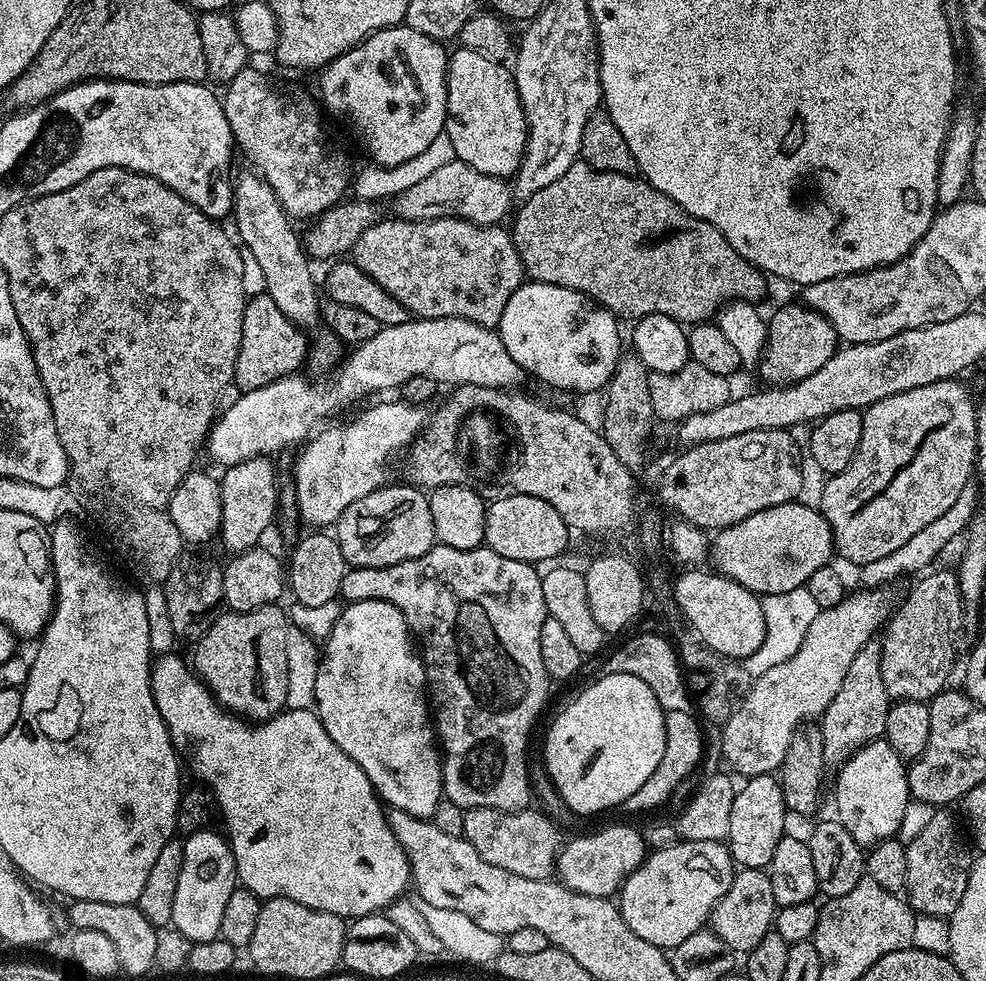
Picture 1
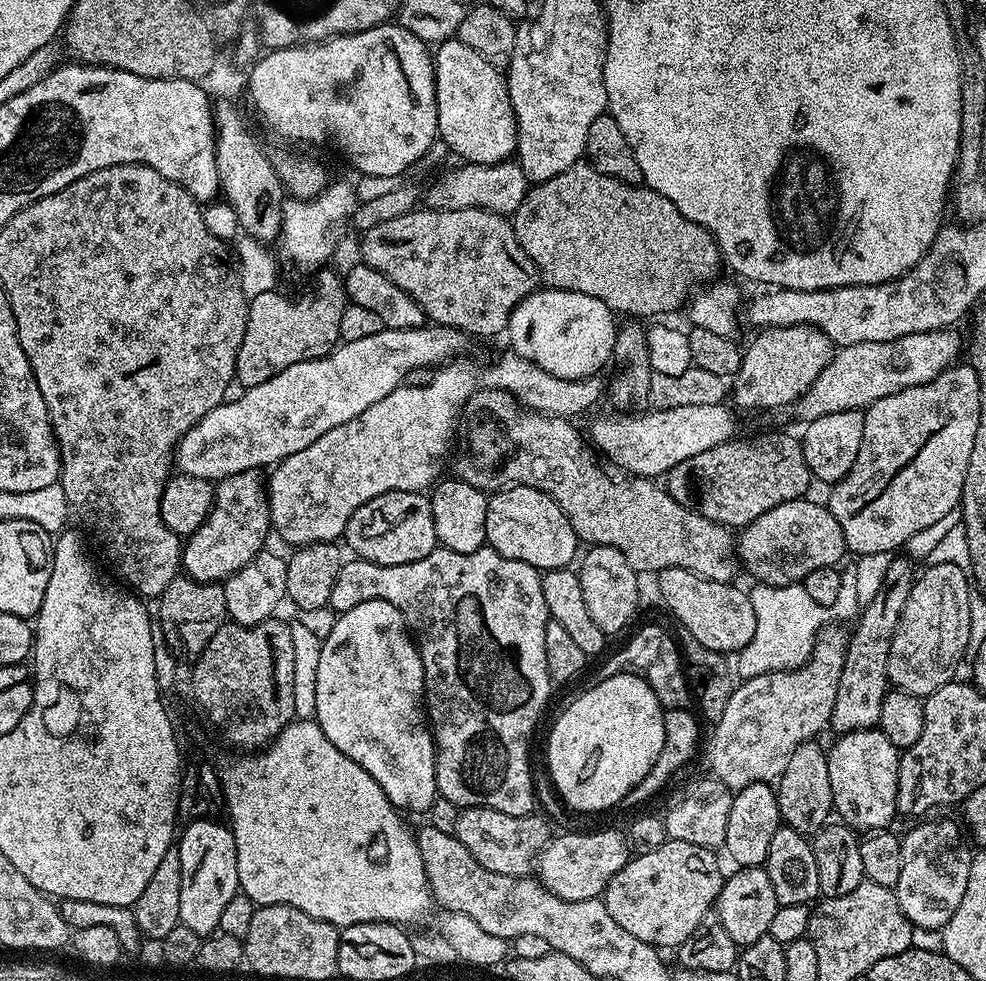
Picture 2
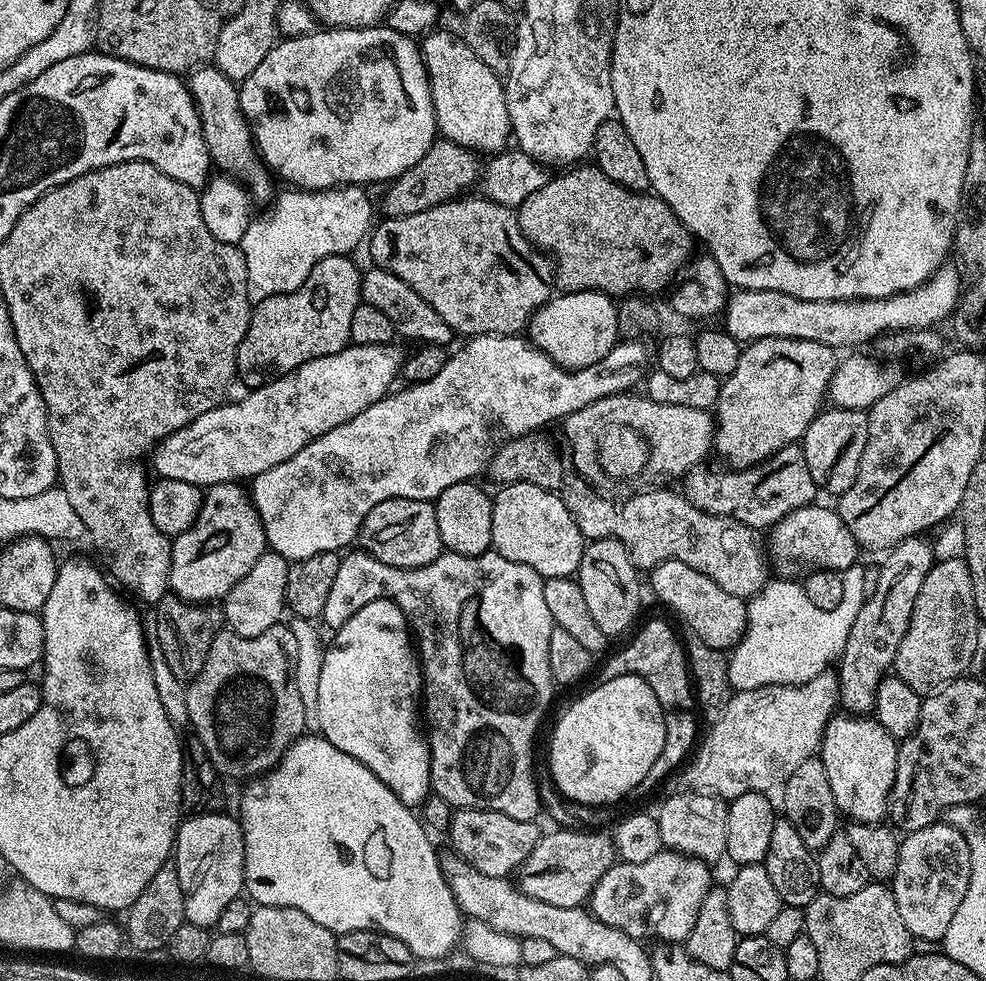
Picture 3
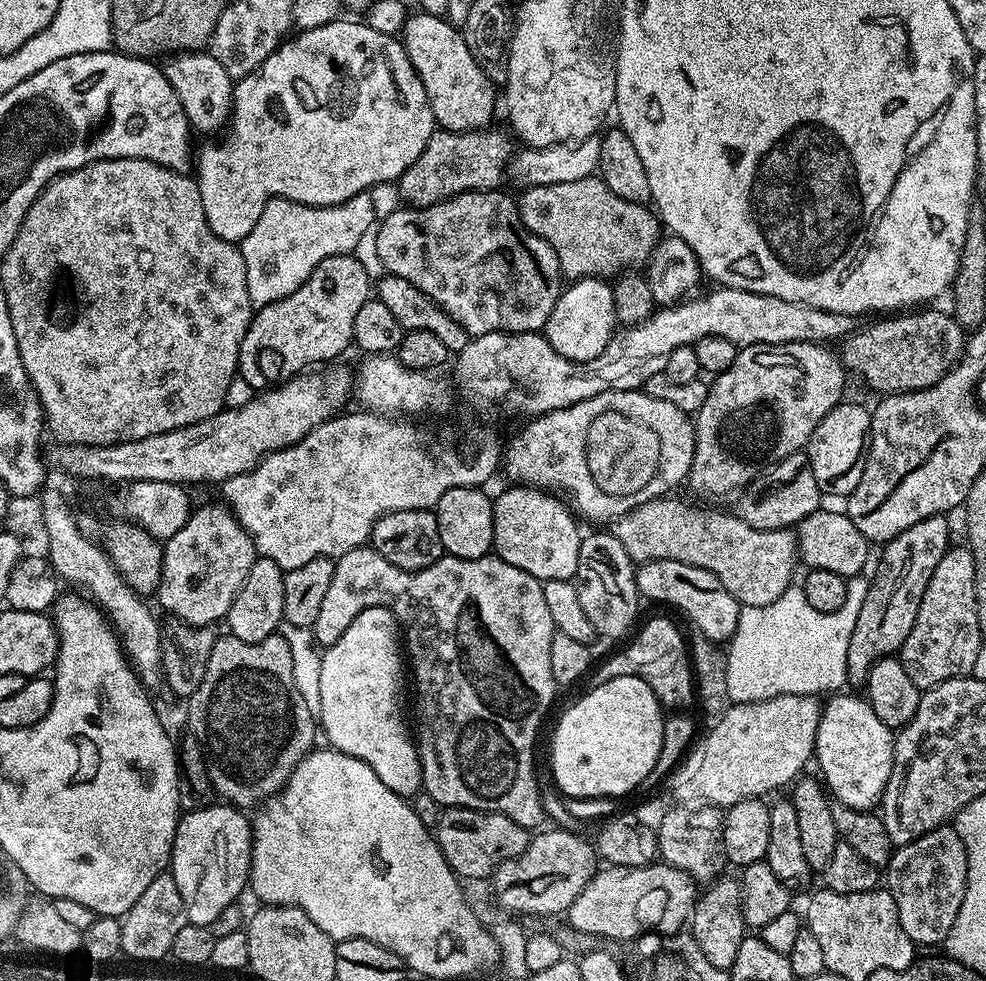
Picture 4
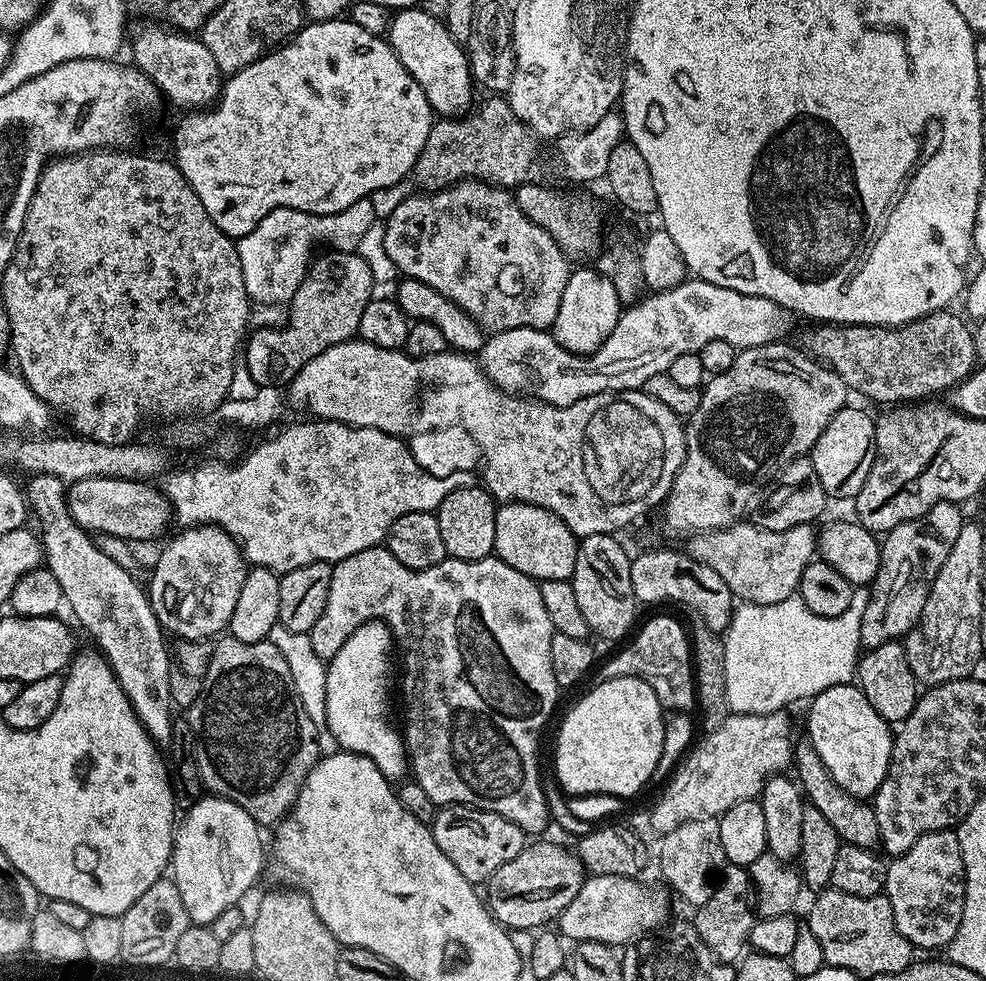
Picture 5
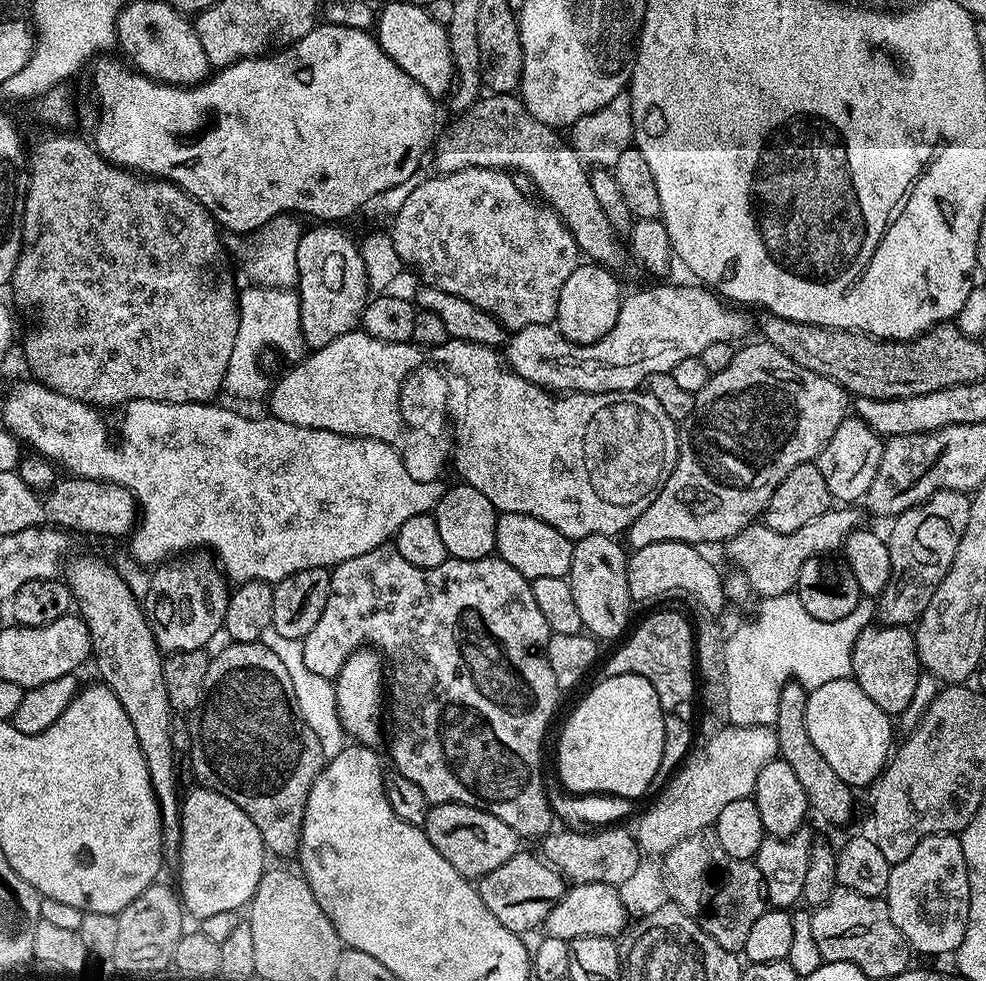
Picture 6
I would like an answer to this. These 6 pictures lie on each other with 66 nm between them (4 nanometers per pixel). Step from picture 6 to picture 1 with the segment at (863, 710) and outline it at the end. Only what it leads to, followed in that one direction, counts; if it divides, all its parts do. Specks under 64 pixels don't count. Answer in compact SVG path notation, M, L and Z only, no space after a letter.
M881 738L862 746L847 760L839 765L836 776L836 812L835 819L840 821L846 830L850 830L850 838L858 842L861 848L871 849L873 844L880 844L884 840L893 839L897 835L899 827L902 826L903 814L910 801L908 795L908 770L905 761L901 760L899 754Z

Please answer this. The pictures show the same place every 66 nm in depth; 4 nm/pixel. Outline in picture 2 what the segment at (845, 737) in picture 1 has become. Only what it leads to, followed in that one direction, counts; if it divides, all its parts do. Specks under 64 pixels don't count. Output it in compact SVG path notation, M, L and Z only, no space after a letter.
M893 559L889 563L883 586L863 605L854 624L856 629L851 629L846 662L842 662L842 678L838 678L838 698L834 698L834 710L830 721L833 733L857 732L863 728L875 728L880 723L882 698L890 690L890 642L894 638L894 630L898 630L898 618L902 614L902 606L906 606L906 598L910 598L914 579L913 561L903 559Z

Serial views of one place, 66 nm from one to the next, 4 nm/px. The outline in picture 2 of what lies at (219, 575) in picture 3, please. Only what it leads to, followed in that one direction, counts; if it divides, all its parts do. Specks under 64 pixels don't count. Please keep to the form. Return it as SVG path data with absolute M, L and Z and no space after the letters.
M259 471L230 474L215 485L212 508L208 511L204 525L183 541L183 571L197 584L223 582L242 570L250 558L265 551L264 539L268 532L270 536L271 528L265 477Z

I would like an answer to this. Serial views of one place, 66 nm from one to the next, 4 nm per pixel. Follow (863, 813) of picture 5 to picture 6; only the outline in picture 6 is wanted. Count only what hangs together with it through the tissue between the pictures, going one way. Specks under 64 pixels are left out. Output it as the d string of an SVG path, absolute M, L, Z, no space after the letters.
M795 682L782 686L778 699L777 720L774 725L778 756L790 766L794 766L794 774L797 775L798 782L802 782L802 790L806 790L808 795L809 809L832 824L844 824L851 818L852 811L856 808L857 793L849 784L842 782L842 778L838 778L837 772L830 767L830 762L826 762L818 746L814 746L810 738L810 730L806 730L808 693L809 689Z

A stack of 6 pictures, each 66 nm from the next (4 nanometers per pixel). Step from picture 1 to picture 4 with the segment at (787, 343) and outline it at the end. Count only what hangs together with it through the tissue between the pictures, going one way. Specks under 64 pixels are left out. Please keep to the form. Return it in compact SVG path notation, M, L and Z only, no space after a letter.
M823 343L814 344L749 344L741 347L734 358L734 366L730 366L725 372L719 373L715 377L716 381L711 381L706 402L702 402L700 409L694 413L694 427L696 430L696 453L692 459L692 469L688 471L687 487L692 487L700 496L724 496L727 492L739 493L748 487L757 476L765 470L786 458L790 454L807 449L808 439L814 434L814 426L834 410L836 404L845 399L844 396L844 376L846 369L840 363L840 359L835 351L827 352Z

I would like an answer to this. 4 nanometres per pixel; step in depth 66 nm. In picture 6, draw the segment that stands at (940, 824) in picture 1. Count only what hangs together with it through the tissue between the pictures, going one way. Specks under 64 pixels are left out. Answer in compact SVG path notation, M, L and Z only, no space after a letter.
M943 832L927 836L902 862L892 865L886 893L890 918L902 930L909 949L924 956L955 953L966 934L970 914L970 874L960 837Z

